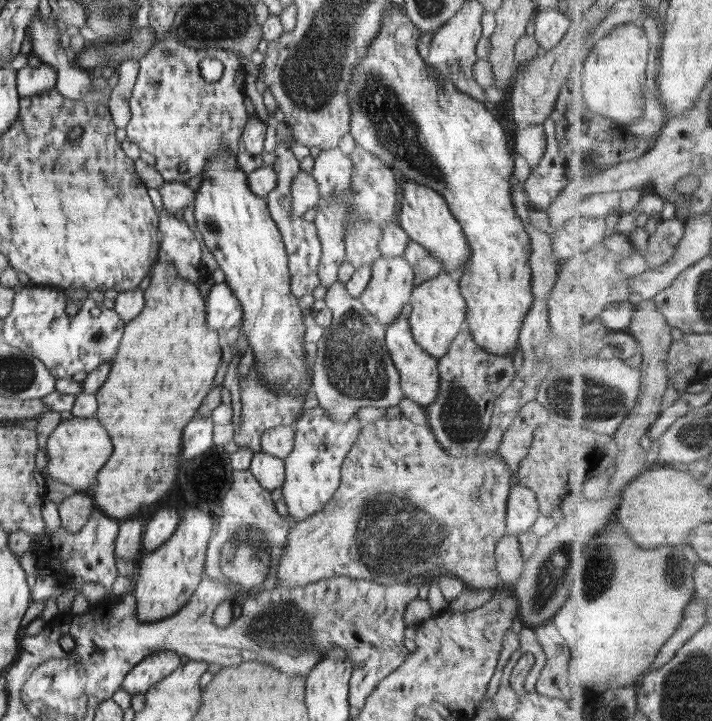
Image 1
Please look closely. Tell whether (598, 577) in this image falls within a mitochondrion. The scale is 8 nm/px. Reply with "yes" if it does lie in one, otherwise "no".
yes

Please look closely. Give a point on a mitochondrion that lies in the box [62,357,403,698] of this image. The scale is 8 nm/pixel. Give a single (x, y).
(284, 628)

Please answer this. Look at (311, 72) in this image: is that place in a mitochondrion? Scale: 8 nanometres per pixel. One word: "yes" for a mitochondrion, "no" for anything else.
yes

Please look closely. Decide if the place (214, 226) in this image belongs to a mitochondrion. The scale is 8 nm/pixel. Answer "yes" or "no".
yes

